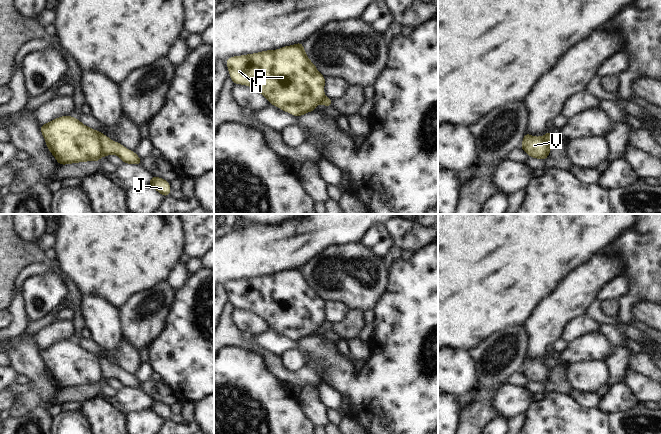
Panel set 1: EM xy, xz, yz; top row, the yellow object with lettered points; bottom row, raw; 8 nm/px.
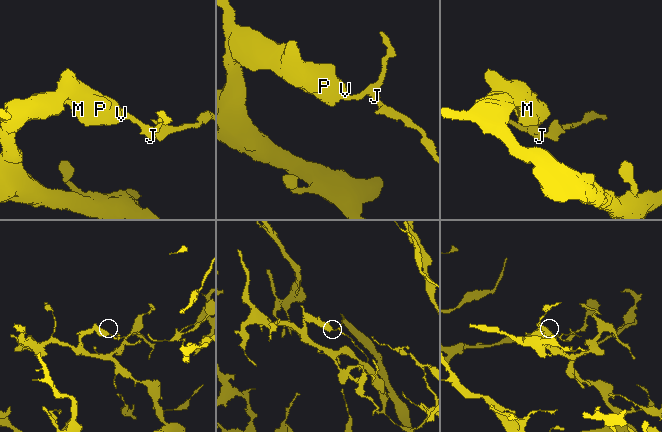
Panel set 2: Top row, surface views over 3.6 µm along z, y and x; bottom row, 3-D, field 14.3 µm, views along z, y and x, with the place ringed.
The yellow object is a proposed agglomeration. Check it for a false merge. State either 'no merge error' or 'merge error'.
merge error

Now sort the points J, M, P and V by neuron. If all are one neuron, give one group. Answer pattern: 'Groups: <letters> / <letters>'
Groups: J / M P V.

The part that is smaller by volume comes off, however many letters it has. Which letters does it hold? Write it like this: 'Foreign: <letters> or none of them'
Foreign: J.

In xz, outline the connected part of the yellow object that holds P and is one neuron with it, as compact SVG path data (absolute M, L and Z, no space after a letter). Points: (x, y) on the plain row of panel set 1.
M303 267L285 270L279 274L269 274L227 282L227 291L234 308L253 311L264 319L271 329L298 341L311 336L323 324L325 301L308 283Z

